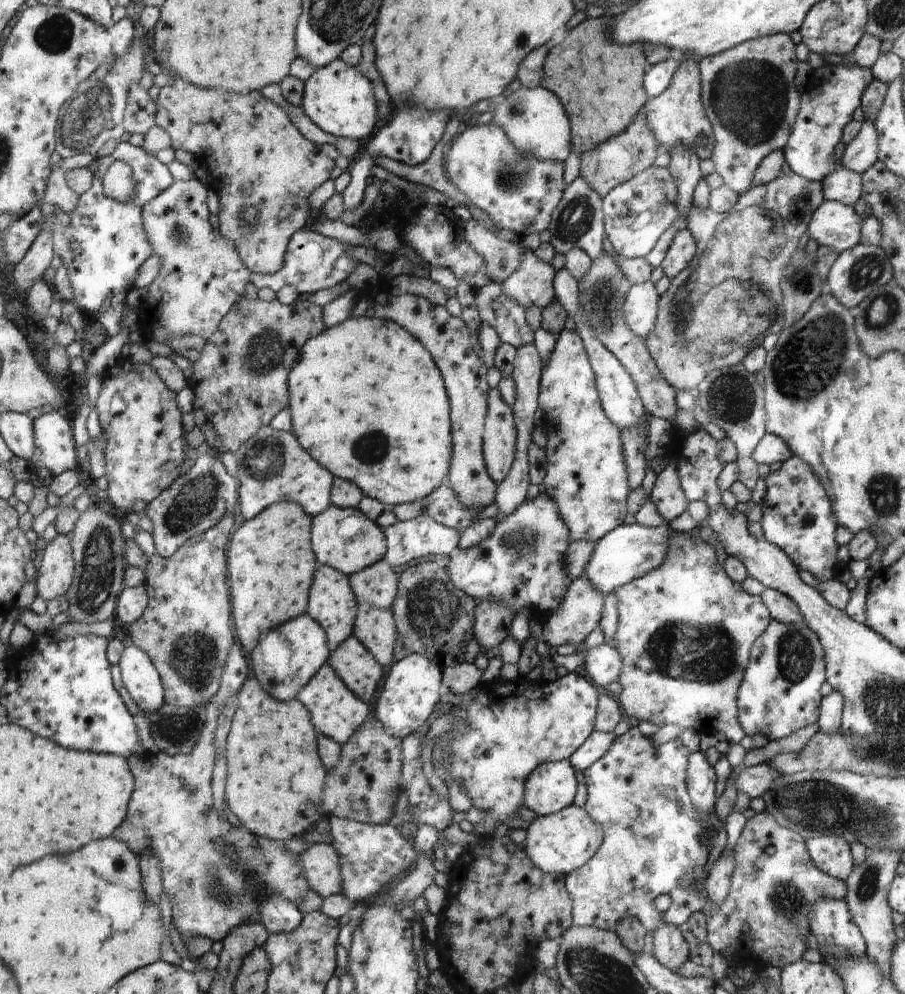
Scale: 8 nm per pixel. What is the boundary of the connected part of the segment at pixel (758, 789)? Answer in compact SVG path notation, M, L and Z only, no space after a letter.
M768 764L747 766L735 779L737 790L747 800L761 797L781 777L781 774L776 767Z

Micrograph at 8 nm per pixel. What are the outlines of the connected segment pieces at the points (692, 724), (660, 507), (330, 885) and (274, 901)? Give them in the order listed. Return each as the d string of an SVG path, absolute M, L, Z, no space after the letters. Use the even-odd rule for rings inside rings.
M698 531L690 539L678 536L662 566L613 591L619 610L613 644L622 661L617 680L622 690L617 699L628 717L647 720L660 727L674 724L682 730L692 728L699 734L713 733L738 744L744 738L737 713L738 687L752 645L770 626L772 616L762 596L748 594L728 576L724 565L715 560L713 548L703 538Z
M673 462L668 463L660 472L650 495L657 511L668 523L674 518L678 518L689 505L689 500L683 491L674 465Z
M312 843L300 855L310 890L322 898L342 894L343 876L339 856L331 844Z
M268 897L261 905L262 924L270 935L289 933L300 926L303 914L290 901L280 897Z

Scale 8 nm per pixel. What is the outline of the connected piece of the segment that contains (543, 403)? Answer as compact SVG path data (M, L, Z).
M562 329L551 355L548 356L540 377L539 407L544 410L547 433L546 445L546 476L543 479L545 492L557 504L565 523L572 532L572 542L589 540L597 542L614 531L616 527L624 525L626 516L626 496L628 496L628 477L623 457L623 442L621 430L610 420L600 404L598 386L594 386L594 369L590 368L591 361L586 358L585 344L576 331Z

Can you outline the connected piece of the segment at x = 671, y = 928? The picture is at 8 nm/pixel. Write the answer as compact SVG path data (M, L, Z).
M663 924L654 931L651 953L662 966L676 971L690 958L690 945L676 925Z

